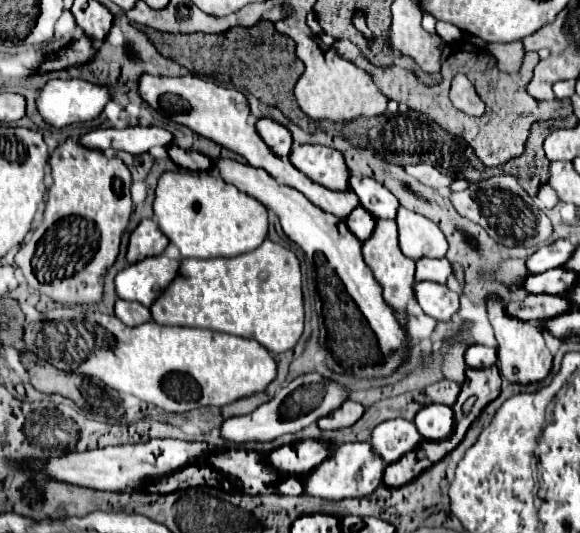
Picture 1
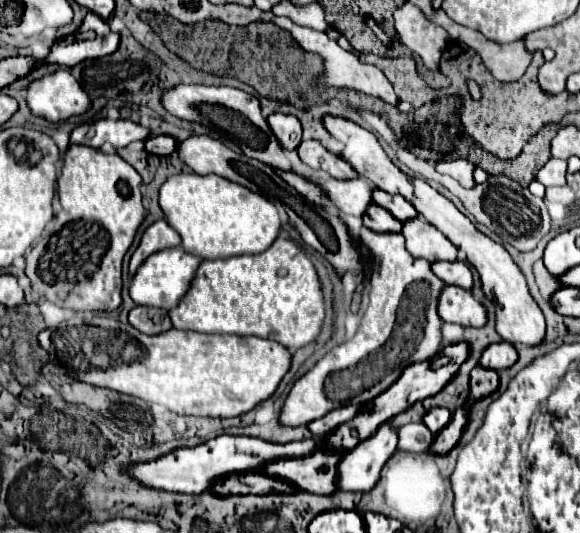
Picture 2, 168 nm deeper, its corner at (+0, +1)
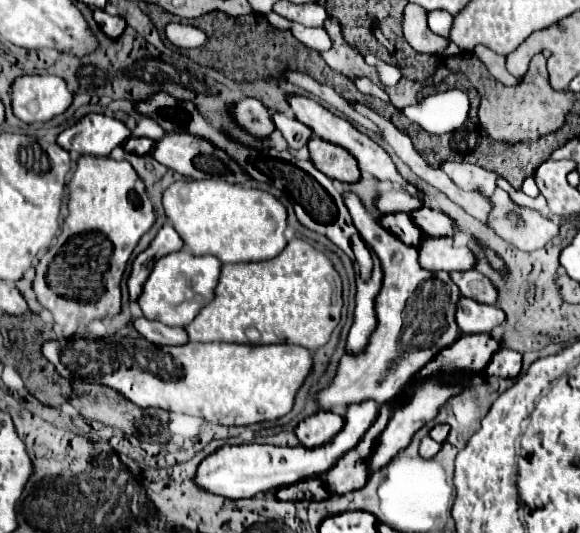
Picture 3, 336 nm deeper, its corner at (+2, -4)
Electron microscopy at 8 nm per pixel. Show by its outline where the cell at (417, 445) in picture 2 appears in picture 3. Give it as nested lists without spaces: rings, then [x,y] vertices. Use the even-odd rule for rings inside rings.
[[[424,437],[424,439],[420,441],[420,447],[418,447],[420,457],[430,459],[430,457],[434,457],[438,451],[440,451],[440,445],[438,445],[438,443],[436,443],[432,437]]]

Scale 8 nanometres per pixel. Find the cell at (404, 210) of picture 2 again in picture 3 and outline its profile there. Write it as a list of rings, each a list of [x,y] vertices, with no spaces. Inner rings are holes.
[[[420,207],[416,211],[410,211],[408,215],[428,235],[442,235],[442,237],[446,237],[446,235],[454,235],[456,233],[454,221],[448,215],[444,215],[442,211]]]

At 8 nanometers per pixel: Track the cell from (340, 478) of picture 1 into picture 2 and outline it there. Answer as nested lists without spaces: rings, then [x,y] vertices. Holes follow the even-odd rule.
[[[384,422],[370,438],[348,450],[338,464],[338,490],[368,492],[376,486],[380,470],[398,446],[396,428]]]

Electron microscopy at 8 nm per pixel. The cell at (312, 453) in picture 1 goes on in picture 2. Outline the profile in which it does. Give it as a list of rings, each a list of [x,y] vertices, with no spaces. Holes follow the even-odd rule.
[[[462,342],[462,344],[450,344],[450,346],[444,346],[444,350],[436,358],[432,358],[428,362],[420,362],[420,364],[408,366],[402,372],[402,376],[388,390],[384,390],[384,394],[378,394],[376,398],[372,398],[370,402],[366,402],[364,406],[360,406],[358,414],[356,414],[356,418],[352,418],[352,422],[346,422],[344,426],[340,426],[332,434],[328,434],[328,438],[326,438],[328,448],[334,448],[334,450],[352,450],[352,446],[356,446],[364,438],[370,438],[374,434],[374,430],[380,424],[384,424],[388,418],[400,414],[400,410],[408,410],[408,406],[416,404],[418,400],[436,396],[458,374],[460,366],[468,360],[468,356],[470,356],[470,346],[466,342]]]

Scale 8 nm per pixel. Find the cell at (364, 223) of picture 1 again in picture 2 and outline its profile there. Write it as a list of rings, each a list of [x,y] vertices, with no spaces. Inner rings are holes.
[[[376,204],[368,206],[364,214],[364,226],[374,232],[400,232],[402,230],[400,220],[396,220],[388,210]]]

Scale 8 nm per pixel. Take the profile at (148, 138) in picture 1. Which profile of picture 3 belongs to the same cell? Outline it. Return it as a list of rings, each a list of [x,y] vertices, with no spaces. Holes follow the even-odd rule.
[[[90,113],[76,125],[62,131],[58,145],[80,155],[108,155],[114,147],[124,145],[130,137],[132,133],[122,121],[108,115]]]

